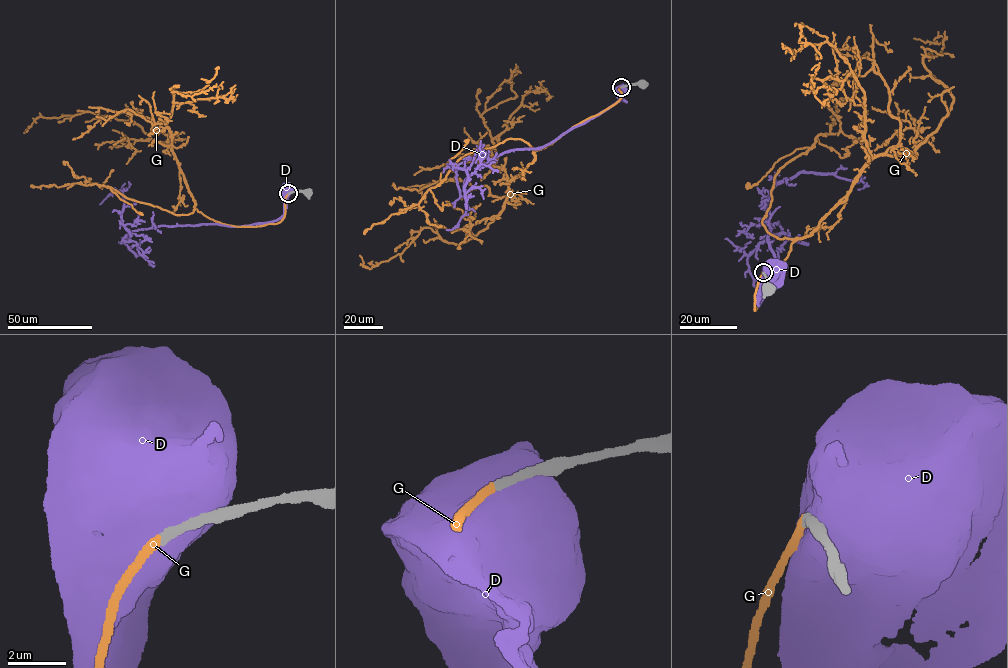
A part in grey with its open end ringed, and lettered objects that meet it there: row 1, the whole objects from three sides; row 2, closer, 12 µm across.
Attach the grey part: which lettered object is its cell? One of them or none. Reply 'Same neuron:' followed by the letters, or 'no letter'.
Same neuron: G

